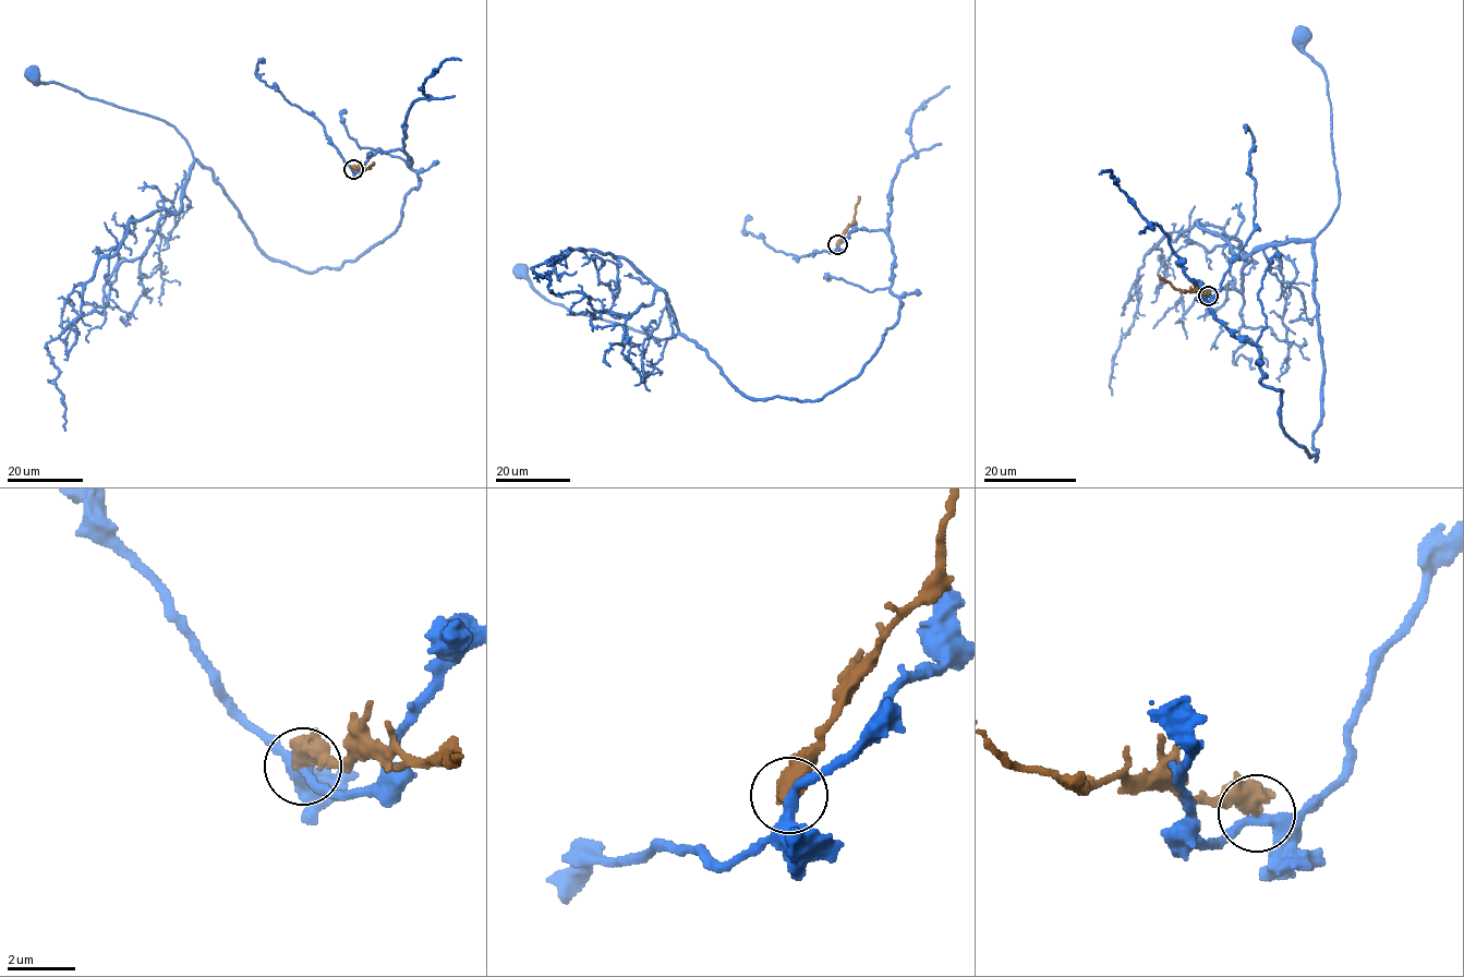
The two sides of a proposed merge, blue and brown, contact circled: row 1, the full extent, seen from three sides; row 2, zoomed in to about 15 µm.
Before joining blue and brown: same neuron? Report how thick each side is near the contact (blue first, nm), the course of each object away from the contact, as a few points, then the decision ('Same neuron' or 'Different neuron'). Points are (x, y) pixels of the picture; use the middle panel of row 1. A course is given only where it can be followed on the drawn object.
Thickness 320 nm (blue) against 550 nm. Course of blue: (837, 244), (883, 229), (900, 305), (857, 376), (820, 400), (752, 399), (697, 341), (575, 314), (521, 270). Course of brown: (837, 244), (853, 221), (859, 196). Different neuron

